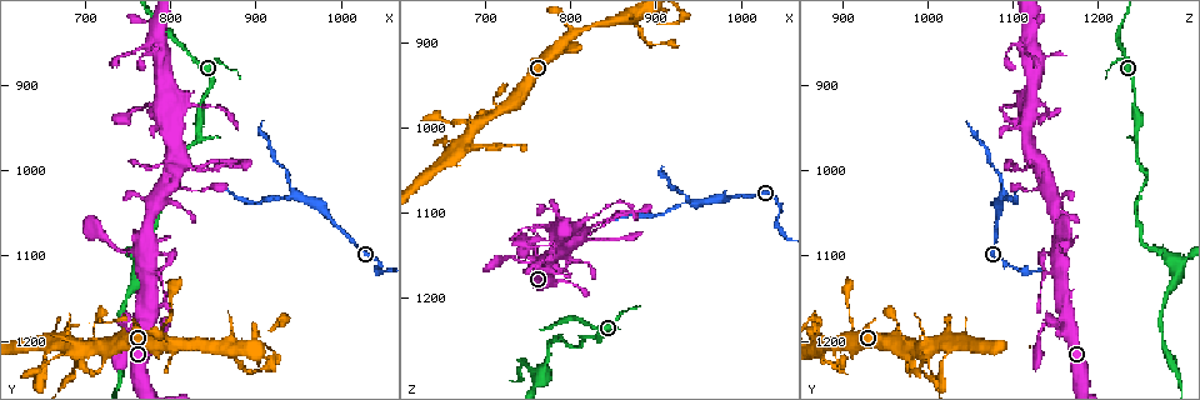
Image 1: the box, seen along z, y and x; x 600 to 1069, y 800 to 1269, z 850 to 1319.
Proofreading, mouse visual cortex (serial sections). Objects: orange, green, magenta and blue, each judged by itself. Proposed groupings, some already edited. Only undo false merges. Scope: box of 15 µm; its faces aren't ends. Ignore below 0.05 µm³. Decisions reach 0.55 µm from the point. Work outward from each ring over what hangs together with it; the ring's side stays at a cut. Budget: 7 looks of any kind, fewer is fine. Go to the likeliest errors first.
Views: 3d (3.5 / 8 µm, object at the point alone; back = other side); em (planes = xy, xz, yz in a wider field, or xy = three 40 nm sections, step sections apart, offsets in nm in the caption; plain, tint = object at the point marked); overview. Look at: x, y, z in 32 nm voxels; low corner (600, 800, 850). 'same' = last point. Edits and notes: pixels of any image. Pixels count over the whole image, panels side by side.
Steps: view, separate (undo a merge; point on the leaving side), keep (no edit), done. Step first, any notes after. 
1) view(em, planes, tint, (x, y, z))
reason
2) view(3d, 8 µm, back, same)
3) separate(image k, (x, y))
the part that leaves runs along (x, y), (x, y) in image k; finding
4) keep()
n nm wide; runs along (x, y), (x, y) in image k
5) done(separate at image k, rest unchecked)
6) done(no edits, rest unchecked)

view(3d, 3.5 µm, (690, 1205, 990))
four or more arms meet

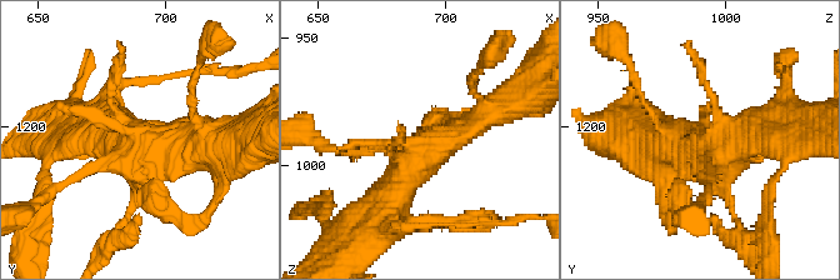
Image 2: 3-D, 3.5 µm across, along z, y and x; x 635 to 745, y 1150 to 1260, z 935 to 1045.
view(em, xy, step 1, tint, (696, 1207, 994))

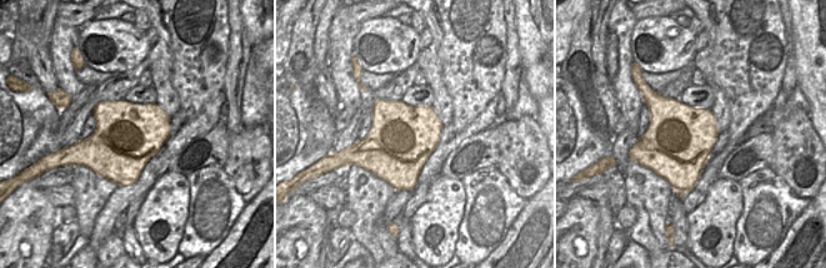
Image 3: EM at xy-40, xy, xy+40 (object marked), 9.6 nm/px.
keep()
runs along (506, 103), (429, 150), (383, 209) in image 2; one cell here

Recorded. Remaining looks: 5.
view(3d, 3.5 µm, (945, 1025, 1085))

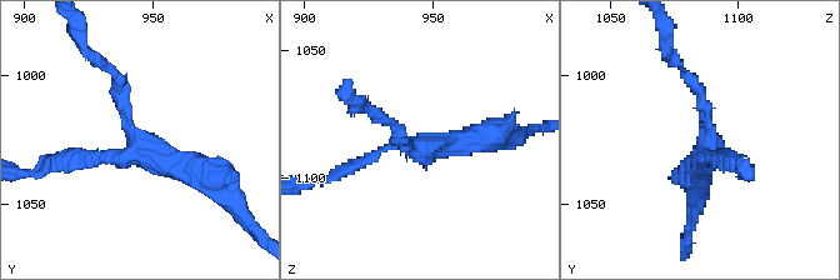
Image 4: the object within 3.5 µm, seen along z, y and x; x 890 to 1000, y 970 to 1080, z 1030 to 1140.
view(em, xy, step 5, tint, (945, 1028, 1089))
3 arms; arms of 150, 150, 350 nm

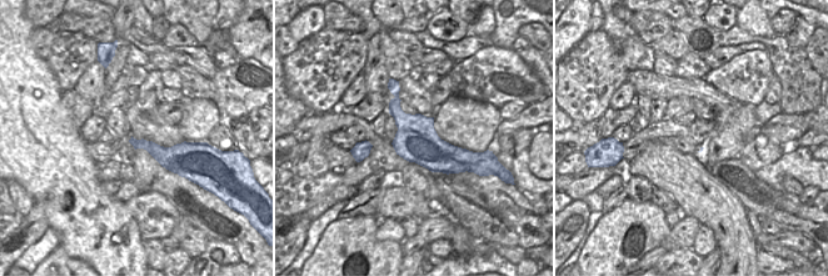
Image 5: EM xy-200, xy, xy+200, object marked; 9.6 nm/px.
keep()
runs along (214, 184), (138, 141), (115, 73) in image 4; all the same cell

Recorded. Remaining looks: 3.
view(3d, 3.5 µm, (805, 1200, 890))
branch point

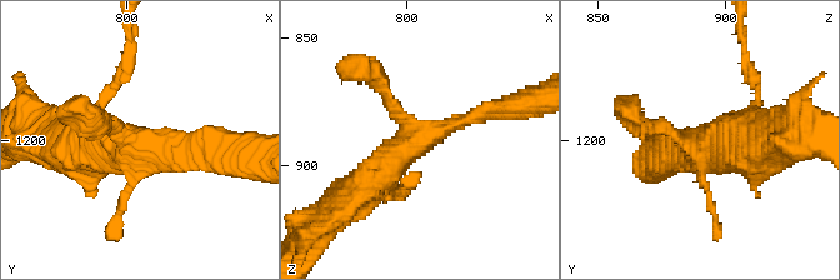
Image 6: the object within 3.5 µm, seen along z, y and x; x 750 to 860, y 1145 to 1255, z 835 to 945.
view(em, xy, step 3, plain, (804, 1203, 890))
now the EM

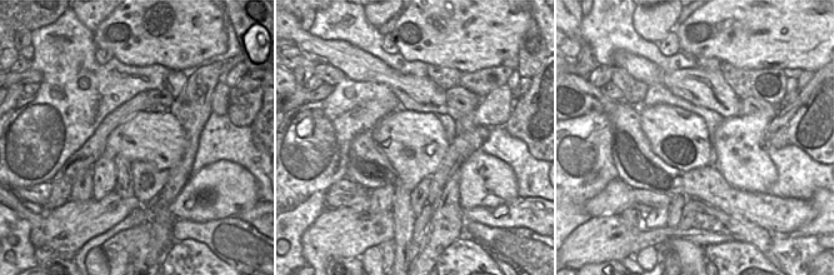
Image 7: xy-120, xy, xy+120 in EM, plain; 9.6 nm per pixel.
view(em, xy, step 3, tint, same)

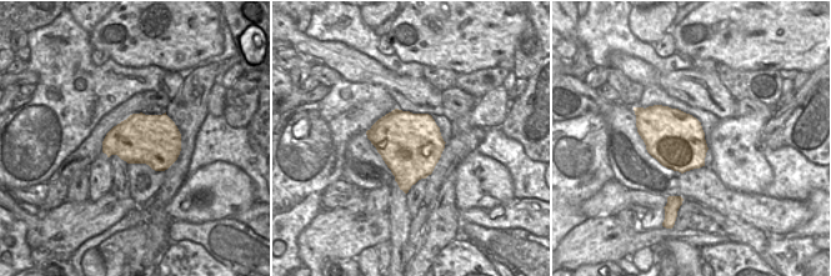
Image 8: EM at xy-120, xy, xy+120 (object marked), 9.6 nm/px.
keep()
all the same cell

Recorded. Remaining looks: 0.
done(no edits, rest unchecked)

